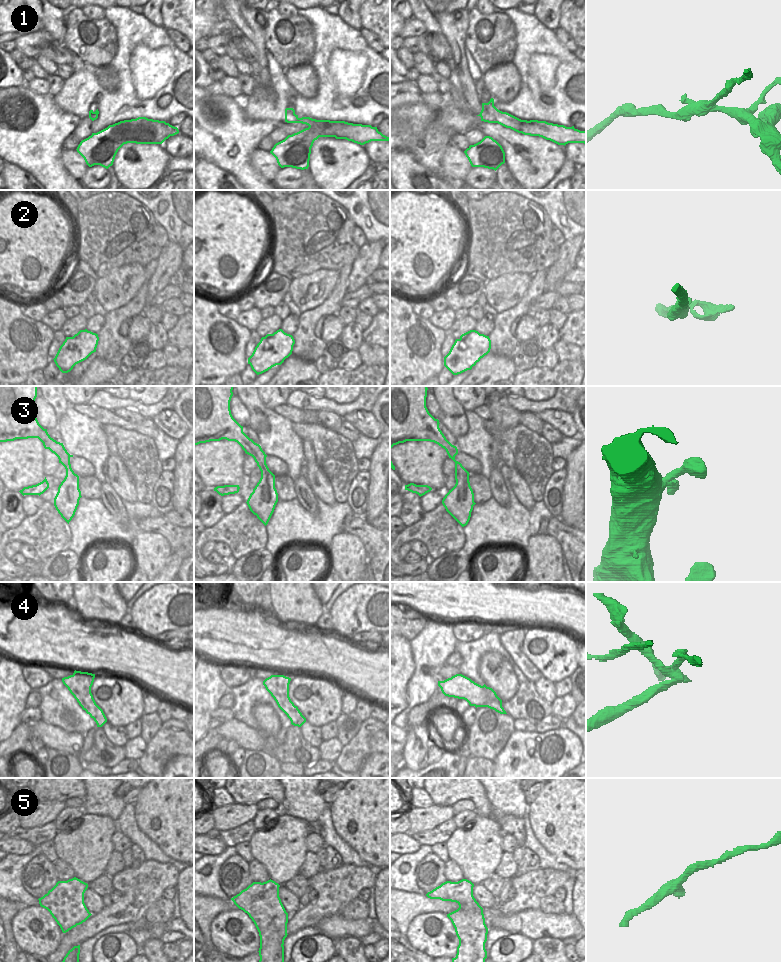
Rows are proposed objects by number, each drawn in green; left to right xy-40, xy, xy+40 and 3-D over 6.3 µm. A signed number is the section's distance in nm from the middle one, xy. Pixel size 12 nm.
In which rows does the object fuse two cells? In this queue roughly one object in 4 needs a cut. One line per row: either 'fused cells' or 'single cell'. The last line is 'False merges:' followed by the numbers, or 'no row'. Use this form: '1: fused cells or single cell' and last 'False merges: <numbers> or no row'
1: fused cells
2: single cell
3: single cell
4: fused cells
5: single cell
False merges: 1, 4

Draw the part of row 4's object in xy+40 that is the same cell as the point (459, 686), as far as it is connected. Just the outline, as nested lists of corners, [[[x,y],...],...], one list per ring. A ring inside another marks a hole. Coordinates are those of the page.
[[[462,674],[438,681],[438,686],[445,696],[464,699],[470,706],[483,707],[486,703],[486,685],[481,686]]]

